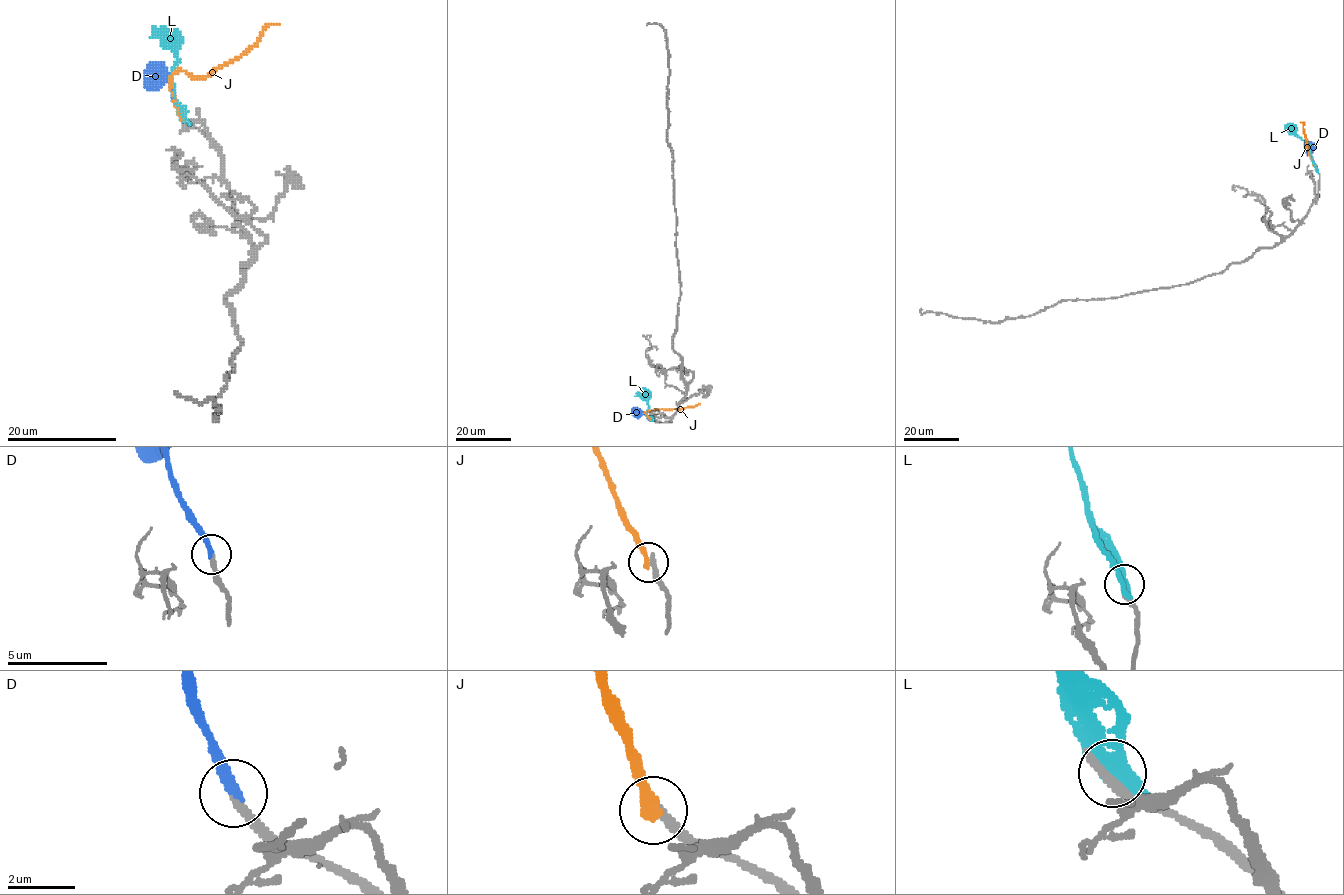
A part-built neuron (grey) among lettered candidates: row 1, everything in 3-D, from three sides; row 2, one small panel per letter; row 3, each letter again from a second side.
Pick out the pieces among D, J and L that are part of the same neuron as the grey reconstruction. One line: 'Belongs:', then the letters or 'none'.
Belongs: D

